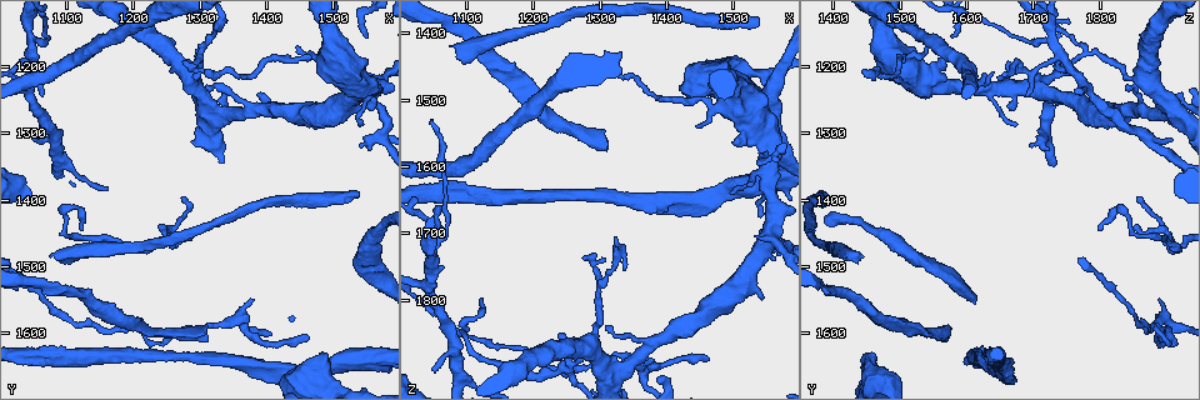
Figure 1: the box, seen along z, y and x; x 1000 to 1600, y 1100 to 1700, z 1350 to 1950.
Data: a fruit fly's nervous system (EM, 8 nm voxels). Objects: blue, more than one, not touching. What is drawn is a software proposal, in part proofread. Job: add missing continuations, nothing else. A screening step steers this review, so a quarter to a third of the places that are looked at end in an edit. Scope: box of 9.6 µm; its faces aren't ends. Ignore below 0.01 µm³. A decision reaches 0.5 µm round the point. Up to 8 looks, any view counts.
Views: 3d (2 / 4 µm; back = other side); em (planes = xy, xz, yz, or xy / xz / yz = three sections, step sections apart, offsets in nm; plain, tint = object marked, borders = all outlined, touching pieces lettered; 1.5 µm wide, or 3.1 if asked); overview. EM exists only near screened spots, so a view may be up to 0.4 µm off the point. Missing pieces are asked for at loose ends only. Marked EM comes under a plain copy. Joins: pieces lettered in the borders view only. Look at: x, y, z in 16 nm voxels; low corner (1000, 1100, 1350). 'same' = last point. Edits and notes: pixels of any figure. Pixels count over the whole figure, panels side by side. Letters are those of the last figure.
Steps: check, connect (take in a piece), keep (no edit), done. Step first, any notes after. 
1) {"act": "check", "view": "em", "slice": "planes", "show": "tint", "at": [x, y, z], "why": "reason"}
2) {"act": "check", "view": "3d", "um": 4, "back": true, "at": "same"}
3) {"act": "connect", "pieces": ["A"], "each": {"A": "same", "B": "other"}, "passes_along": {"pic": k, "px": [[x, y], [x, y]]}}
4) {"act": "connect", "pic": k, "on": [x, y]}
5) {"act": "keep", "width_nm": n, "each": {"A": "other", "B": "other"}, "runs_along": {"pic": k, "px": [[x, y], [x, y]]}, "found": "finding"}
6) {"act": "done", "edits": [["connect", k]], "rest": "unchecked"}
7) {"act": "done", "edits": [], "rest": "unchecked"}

{"act": "check", "view": "3d", "um": 4, "at": [1125, 1445, 1800], "why": "end of a long branch"}

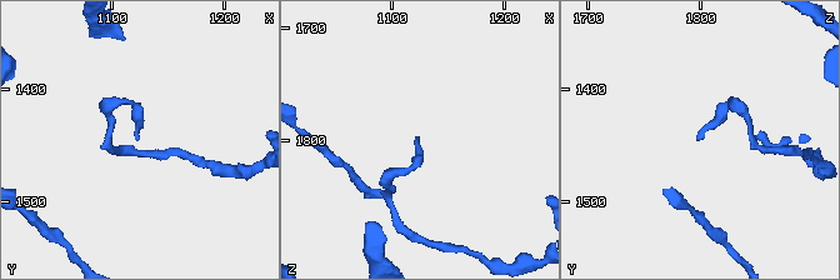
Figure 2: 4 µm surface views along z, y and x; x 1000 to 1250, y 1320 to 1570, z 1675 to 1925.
{"act": "check", "view": "em", "slice": "planes", "show": "borders", "at": [1124, 1444, 1798], "why": "shape alone is not enough"}

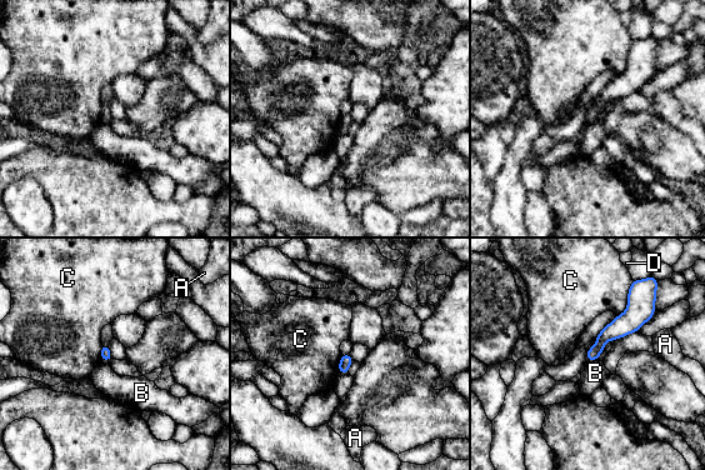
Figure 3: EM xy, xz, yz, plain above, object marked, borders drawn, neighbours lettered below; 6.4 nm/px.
{"act": "keep", "each": {"A": "other", "B": "other", "C": "other", "D": "other"}, "runs_along": {"pic": 3, "px": [[638, 300], [636, 309], [591, 358]]}, "found": "no lettered piece goes on from it"}

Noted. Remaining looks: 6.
{"act": "check", "view": "em", "slice": "xy", "step": 8, "show": "borders", "at": [1410, 1670, 1675], "why": "an open end"}

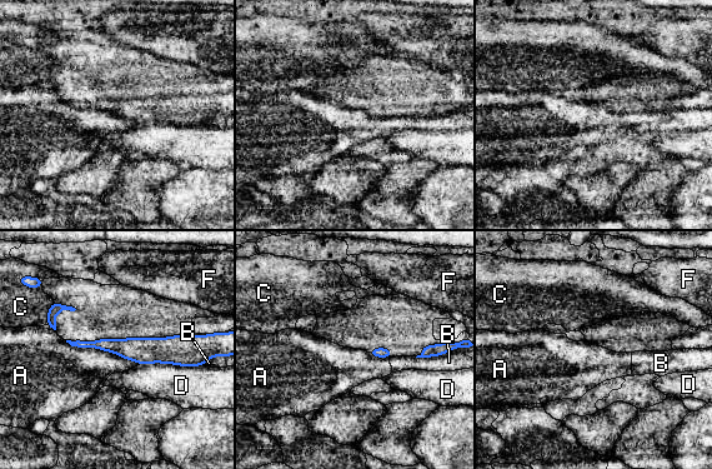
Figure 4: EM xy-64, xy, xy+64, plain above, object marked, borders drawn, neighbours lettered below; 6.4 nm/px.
{"act": "check", "view": "em", "slice": "xz", "step": 4, "show": "borders", "at": "same", "why": "another direction"}

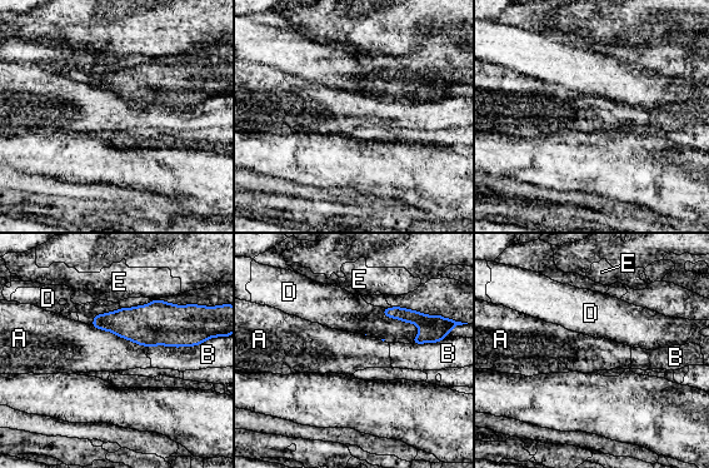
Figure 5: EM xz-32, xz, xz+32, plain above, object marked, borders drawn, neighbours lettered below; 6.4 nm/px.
{"act": "keep", "each": {"A": "other", "B": "other", "D": "other", "E": "other"}, "border": {"pic": 5, "px": [[90, 325], [110, 330], [146, 347]]}, "found": "no lettered piece goes on from it"}

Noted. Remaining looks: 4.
{"act": "check", "view": "3d", "um": 2, "at": [1275, 1395, 1855], "why": "branch stops here"}

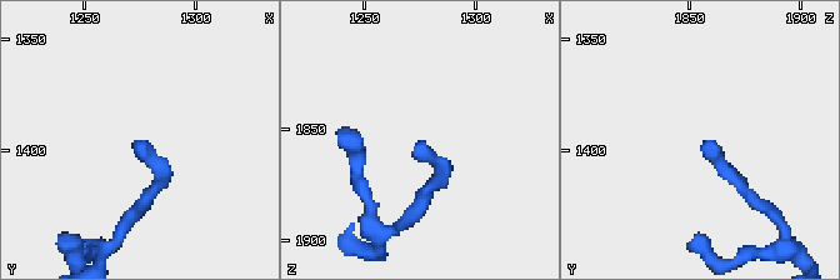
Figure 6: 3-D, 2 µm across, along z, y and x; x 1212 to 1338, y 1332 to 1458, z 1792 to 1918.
{"act": "check", "view": "em", "slice": "planes", "show": "borders", "at": [1276, 1399, 1855]}

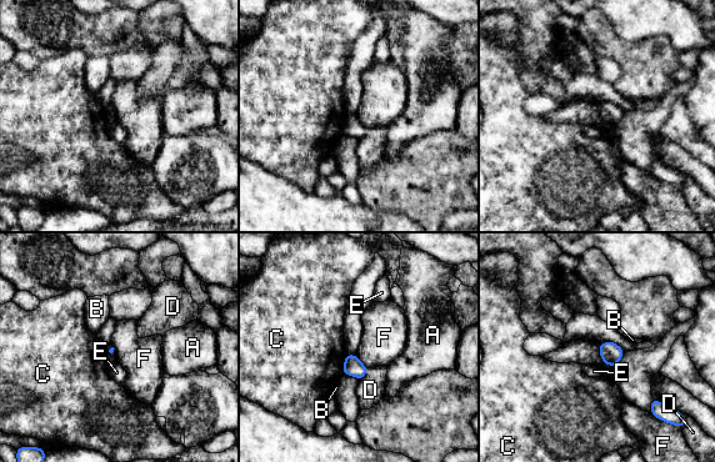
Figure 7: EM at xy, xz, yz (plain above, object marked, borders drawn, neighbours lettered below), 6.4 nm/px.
{"act": "keep", "longest_contact_nm": ["C", 120], "each": {"A": "other", "B": "other", "C": "other", "D": "other", "E": "other", "F": "other"}, "border": {"pic": 7, "px": [[355, 355], [368, 367]]}, "found": "none of them fits"}

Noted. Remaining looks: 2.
{"act": "done", "edits": [], "rest": "unchecked"}

